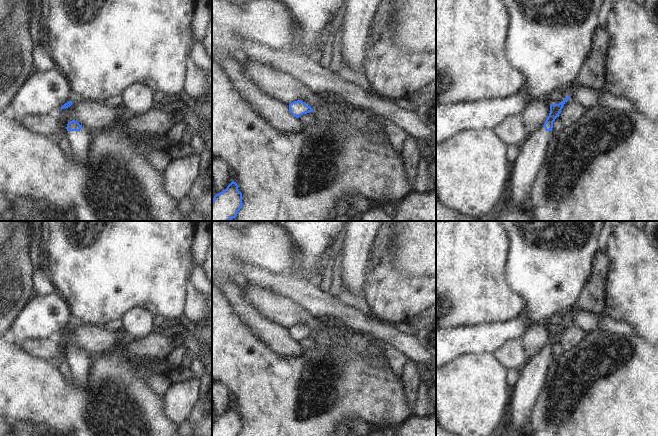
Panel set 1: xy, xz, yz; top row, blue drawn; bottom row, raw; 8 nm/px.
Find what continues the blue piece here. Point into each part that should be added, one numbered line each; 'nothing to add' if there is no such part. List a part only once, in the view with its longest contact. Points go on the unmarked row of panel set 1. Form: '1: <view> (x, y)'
1: xy (80, 365)

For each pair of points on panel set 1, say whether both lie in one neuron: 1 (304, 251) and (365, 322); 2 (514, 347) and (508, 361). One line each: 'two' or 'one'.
1: two
2: one

